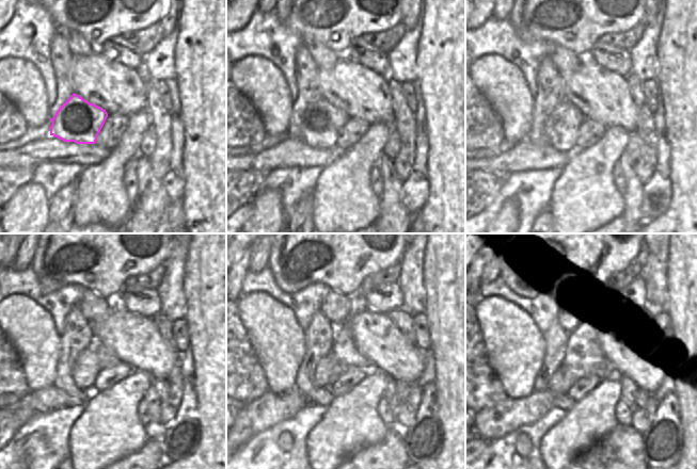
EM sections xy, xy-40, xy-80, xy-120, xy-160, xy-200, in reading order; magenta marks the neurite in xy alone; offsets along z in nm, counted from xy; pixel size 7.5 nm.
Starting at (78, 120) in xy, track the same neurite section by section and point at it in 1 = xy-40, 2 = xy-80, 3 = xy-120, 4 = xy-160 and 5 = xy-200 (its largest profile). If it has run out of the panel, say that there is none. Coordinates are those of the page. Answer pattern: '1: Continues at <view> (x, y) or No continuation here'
1: Continues at xy-40 (321, 122)
2: Continues at xy-80 (561, 126)
3: Continues at xy-120 (88, 365)
4: Continues at xy-160 (327, 370)
5: Continues at xy-200 (554, 383)

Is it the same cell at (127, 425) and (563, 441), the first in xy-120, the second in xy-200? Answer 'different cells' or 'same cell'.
same cell

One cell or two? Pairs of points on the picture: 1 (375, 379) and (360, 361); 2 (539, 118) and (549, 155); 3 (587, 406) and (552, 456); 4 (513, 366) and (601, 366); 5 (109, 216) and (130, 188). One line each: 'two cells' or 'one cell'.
1: two cells
2: two cells
3: one cell
4: two cells
5: two cells

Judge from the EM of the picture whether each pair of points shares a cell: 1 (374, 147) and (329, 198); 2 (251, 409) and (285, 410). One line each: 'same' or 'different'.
1: same
2: same

